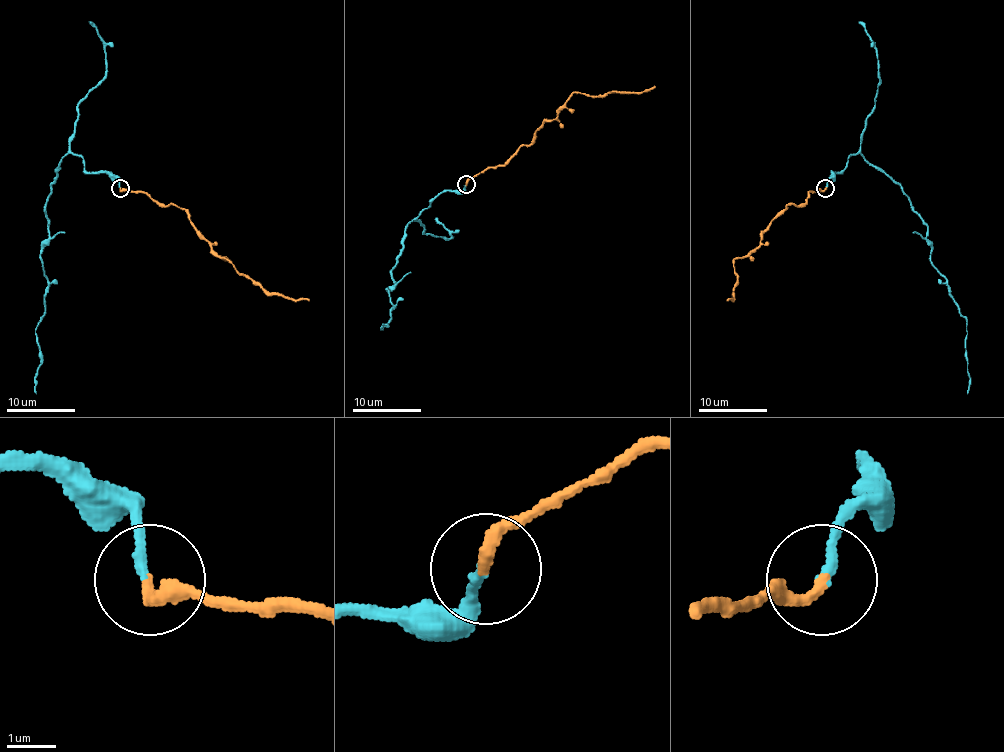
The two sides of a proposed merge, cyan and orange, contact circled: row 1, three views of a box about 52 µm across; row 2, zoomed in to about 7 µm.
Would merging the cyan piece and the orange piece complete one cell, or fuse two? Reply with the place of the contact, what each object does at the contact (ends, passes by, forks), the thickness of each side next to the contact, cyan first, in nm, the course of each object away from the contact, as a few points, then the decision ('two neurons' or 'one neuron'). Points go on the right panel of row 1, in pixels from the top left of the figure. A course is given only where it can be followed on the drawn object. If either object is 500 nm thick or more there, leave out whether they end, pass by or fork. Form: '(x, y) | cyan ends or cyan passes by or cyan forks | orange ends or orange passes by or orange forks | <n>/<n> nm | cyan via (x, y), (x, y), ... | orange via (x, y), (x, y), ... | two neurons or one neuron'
(825, 188) | cyan ends | orange ends | 200/260 nm | cyan via (827, 188), (832, 173), (839, 173), (857, 152), (898, 185), (927, 228), (931, 262), (967, 321), (967, 393) | orange via (825, 188), (810, 192), (803, 204), (789, 204), (755, 248), (733, 262), (736, 280), (733, 299), (726, 301) | one neuron

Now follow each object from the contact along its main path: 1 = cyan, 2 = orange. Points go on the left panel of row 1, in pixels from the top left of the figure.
1: (121, 188), (116, 176), (88, 173), (80, 156), (59, 163), (46, 207), (35, 393)
2: (121, 188), (143, 192), (160, 204), (182, 207), (194, 229), (240, 274), (256, 280), (269, 292), (308, 301)

